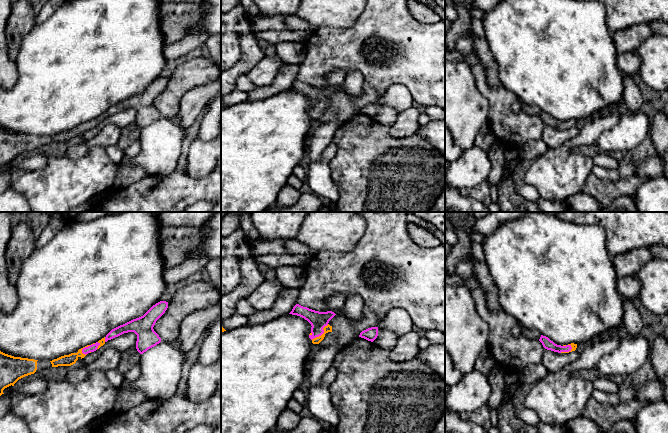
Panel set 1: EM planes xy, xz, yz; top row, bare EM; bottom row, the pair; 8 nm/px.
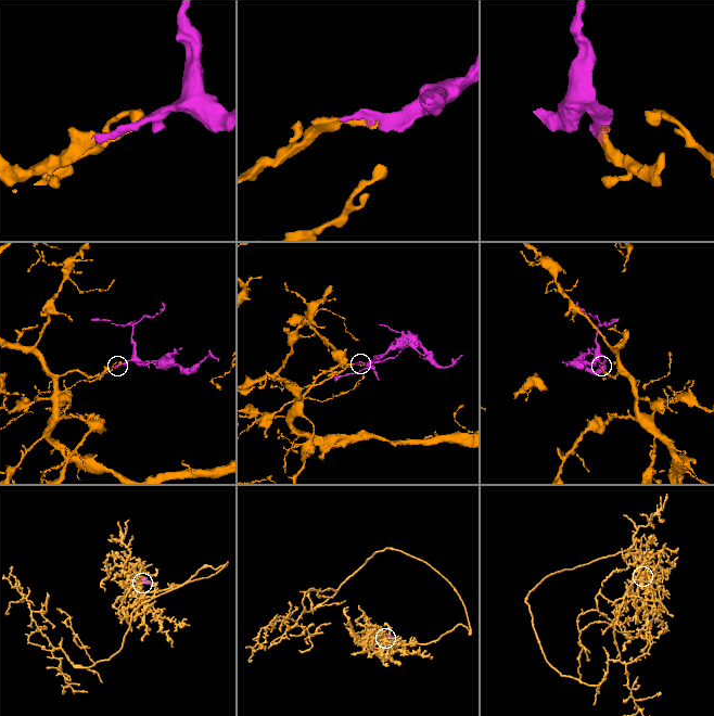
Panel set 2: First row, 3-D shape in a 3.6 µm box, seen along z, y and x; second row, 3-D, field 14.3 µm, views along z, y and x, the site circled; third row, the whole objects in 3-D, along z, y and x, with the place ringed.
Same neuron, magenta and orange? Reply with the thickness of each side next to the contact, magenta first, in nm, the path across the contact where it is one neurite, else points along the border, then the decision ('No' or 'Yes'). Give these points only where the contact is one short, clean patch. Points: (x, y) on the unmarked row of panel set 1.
Thickness 140 nm (magenta) against 60 nm. Yes

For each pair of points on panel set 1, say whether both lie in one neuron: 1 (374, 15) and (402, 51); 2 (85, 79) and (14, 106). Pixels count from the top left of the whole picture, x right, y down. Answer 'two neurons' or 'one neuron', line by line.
1: one neuron
2: one neuron

